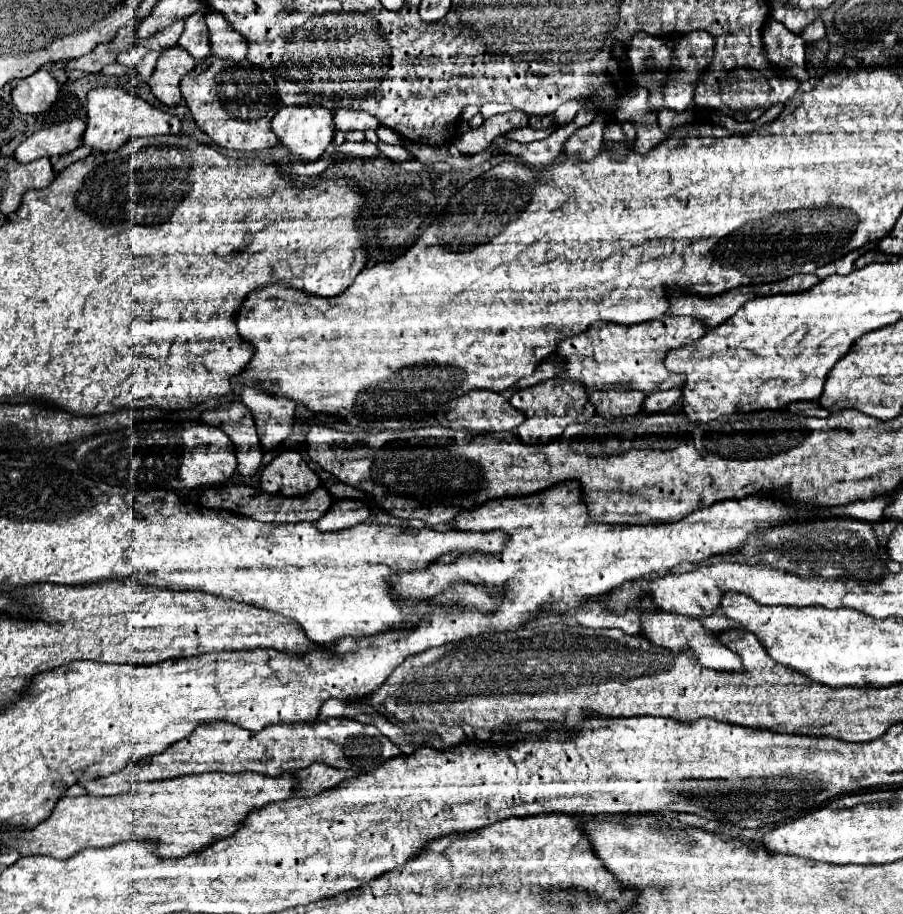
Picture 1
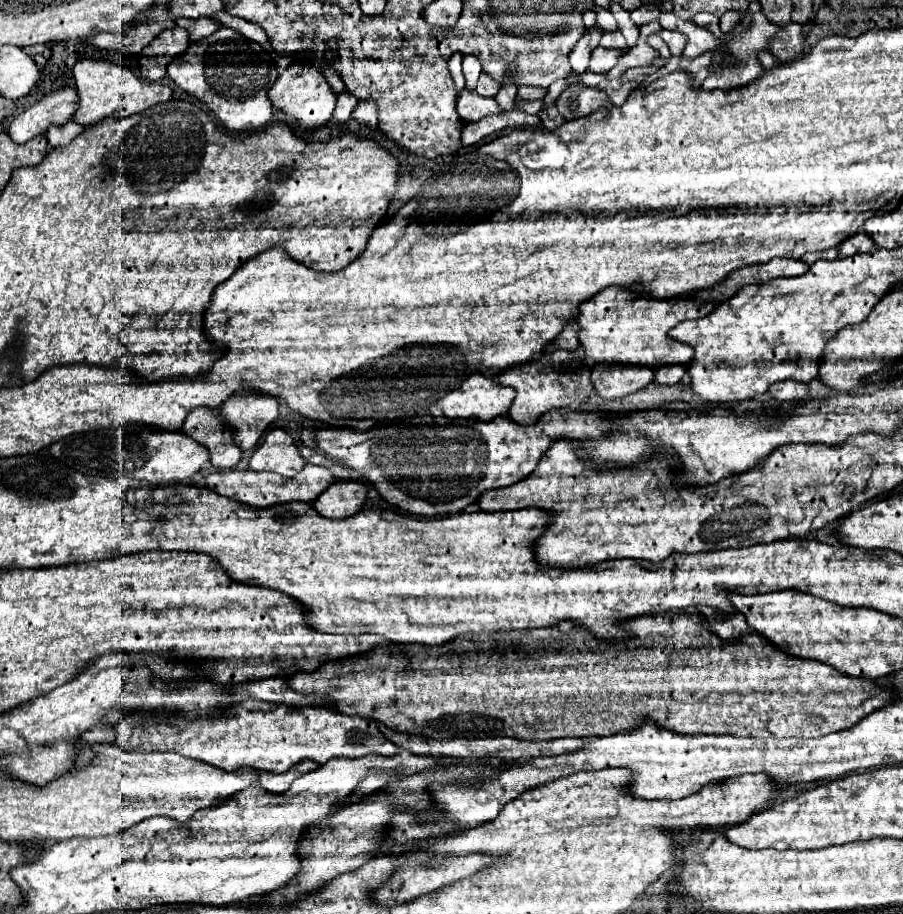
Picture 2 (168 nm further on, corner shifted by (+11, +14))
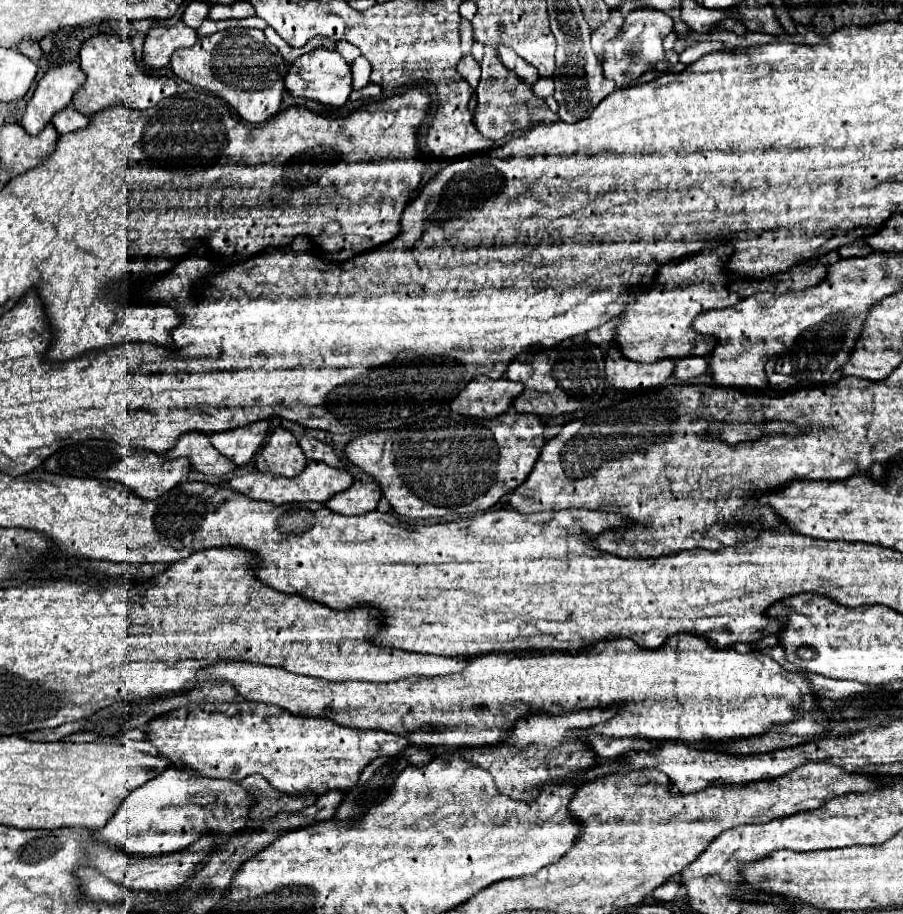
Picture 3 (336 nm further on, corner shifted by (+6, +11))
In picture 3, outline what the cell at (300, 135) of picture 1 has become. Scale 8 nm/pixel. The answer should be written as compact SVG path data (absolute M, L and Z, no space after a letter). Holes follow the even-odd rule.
M315 49L307 55L301 55L289 69L285 77L285 89L293 97L305 97L319 101L329 107L343 107L351 93L351 67L345 63L345 59L335 51Z

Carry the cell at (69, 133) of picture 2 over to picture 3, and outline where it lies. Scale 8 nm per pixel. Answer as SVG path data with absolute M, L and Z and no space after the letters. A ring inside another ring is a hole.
M67 107L67 111L61 111L59 115L55 115L55 119L51 123L53 123L53 127L57 129L59 135L65 135L65 133L79 131L79 129L87 127L89 117L79 115L79 111L75 111L73 107Z

